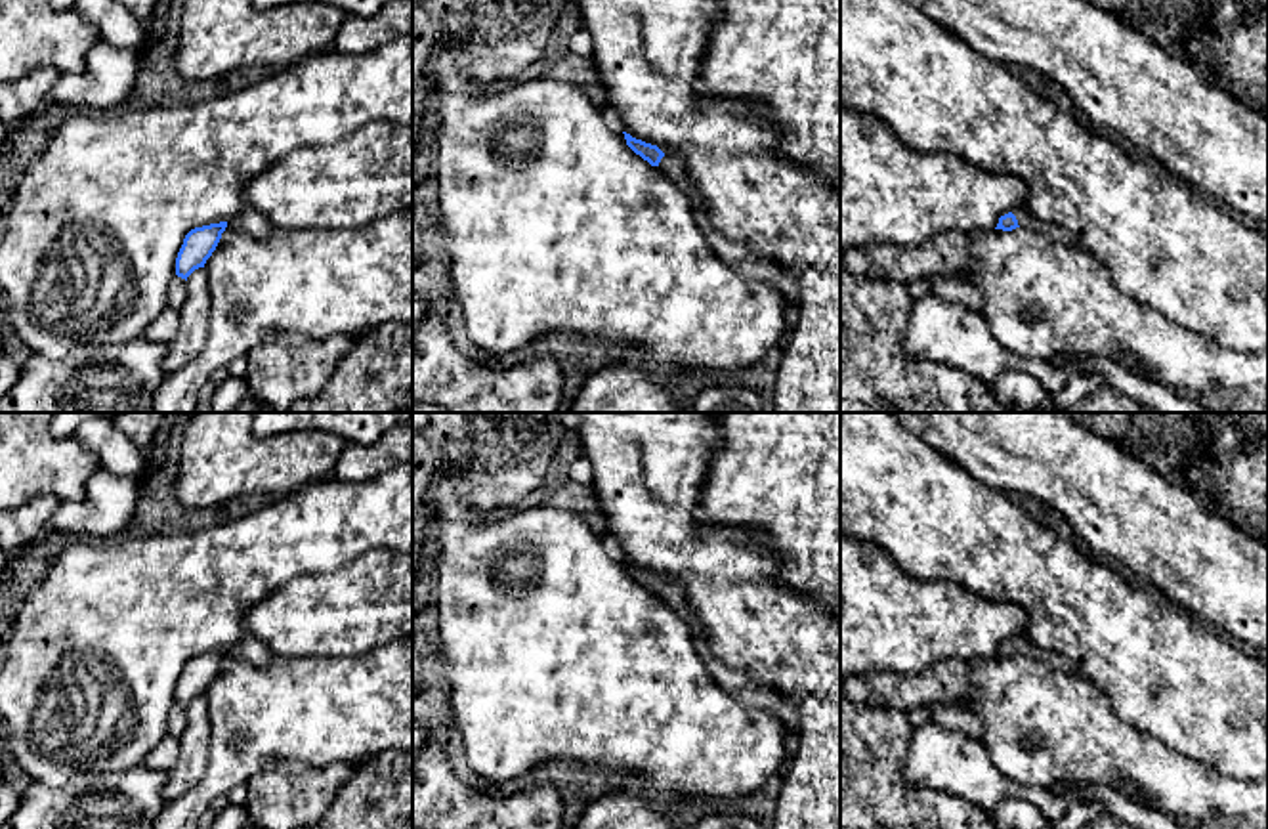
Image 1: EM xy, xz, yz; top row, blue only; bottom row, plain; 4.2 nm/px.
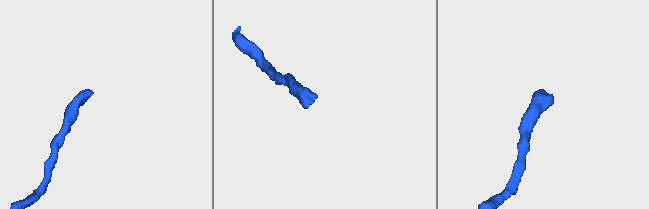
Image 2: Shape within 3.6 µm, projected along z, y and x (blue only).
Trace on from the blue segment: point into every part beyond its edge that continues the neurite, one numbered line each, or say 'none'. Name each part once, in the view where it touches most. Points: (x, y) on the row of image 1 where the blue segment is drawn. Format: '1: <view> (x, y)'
1: yz (1058, 233)

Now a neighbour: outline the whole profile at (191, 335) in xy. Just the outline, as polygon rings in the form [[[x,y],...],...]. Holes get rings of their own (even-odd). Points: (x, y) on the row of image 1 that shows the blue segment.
[[[195,269],[185,283],[187,298],[180,309],[178,334],[168,344],[168,353],[164,357],[164,374],[176,372],[189,361],[197,359],[208,338],[212,298],[208,292],[206,269]]]

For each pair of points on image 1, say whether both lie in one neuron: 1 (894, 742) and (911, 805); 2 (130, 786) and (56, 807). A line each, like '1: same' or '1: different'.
1: same
2: same

